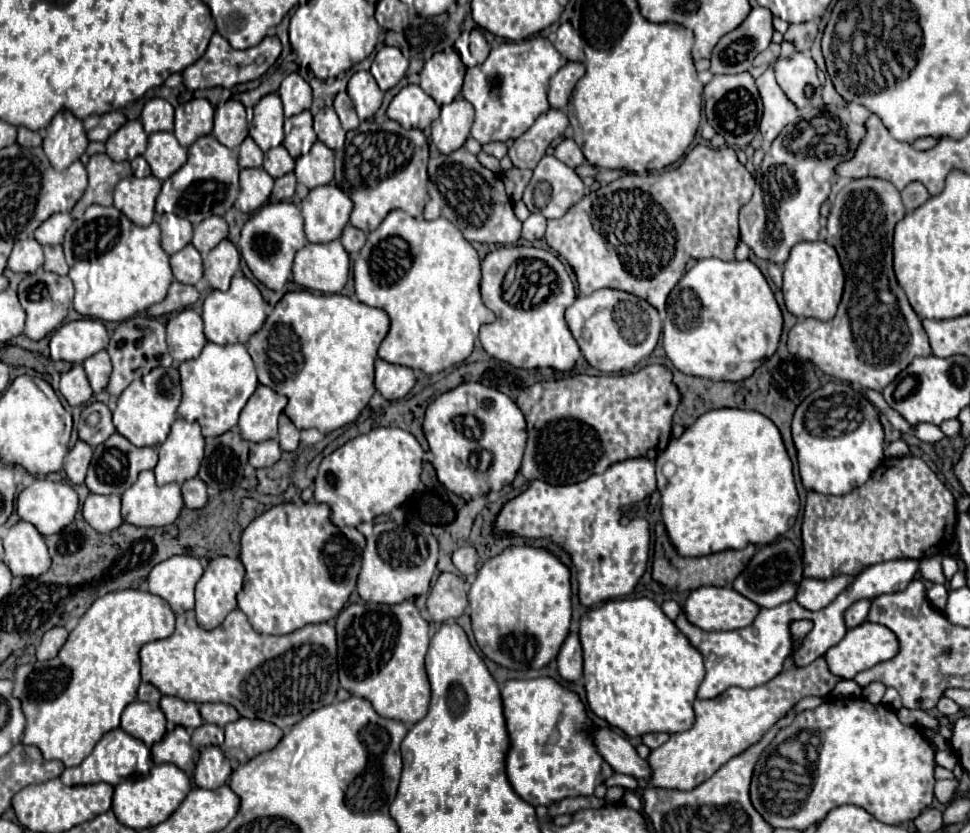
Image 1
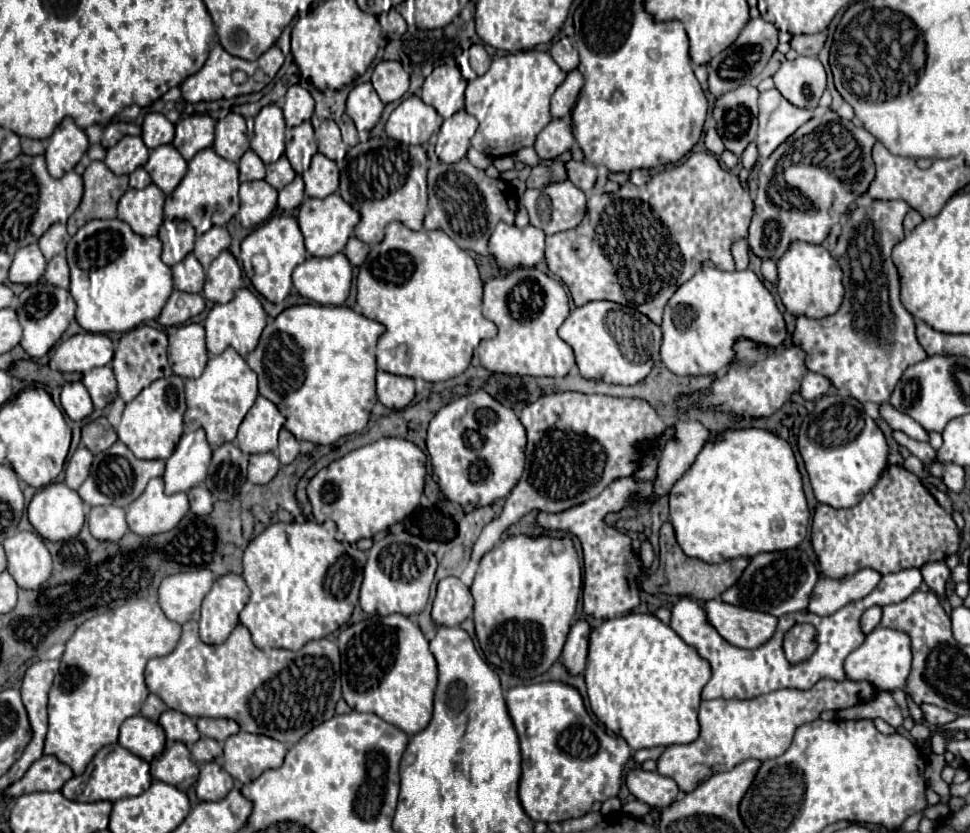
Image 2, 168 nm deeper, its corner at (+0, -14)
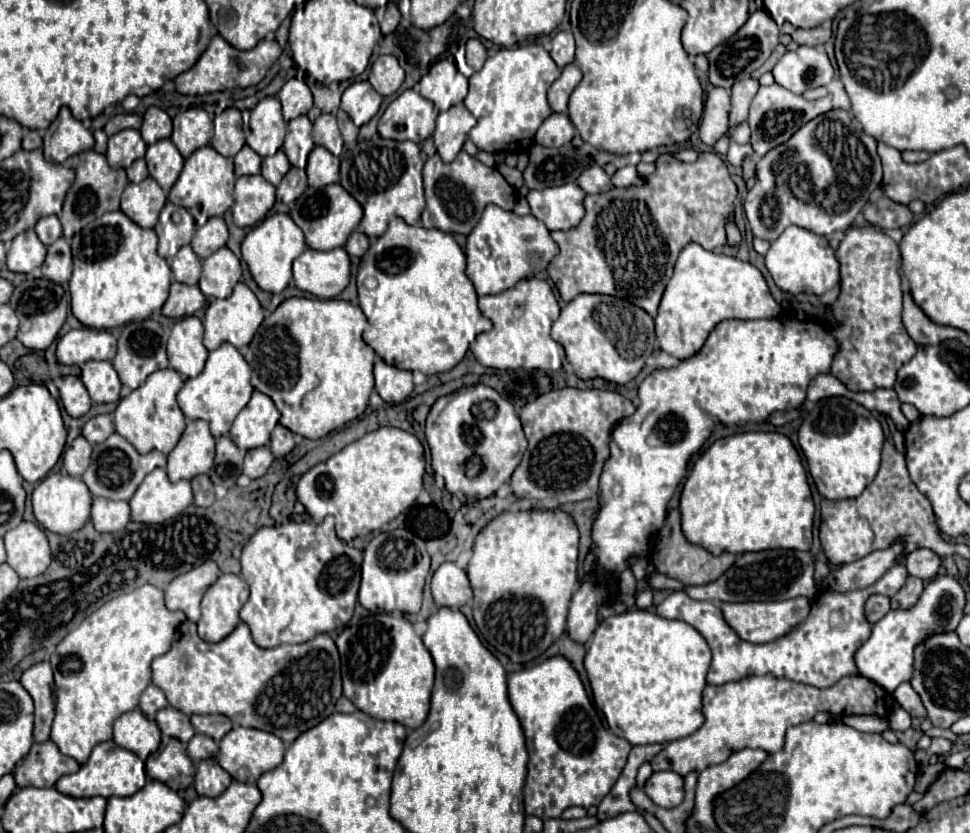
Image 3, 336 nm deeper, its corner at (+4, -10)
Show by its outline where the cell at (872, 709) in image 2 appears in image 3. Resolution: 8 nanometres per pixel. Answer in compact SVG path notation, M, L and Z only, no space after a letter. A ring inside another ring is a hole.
M847 715L843 717L843 723L863 733L883 733L889 729L889 721L875 715Z

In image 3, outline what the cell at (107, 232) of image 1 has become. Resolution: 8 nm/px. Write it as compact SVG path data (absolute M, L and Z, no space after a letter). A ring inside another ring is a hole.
M111 211L83 227L73 239L73 277L69 281L73 315L93 329L121 327L161 311L169 297L171 269L157 255L157 235L133 223L123 211Z

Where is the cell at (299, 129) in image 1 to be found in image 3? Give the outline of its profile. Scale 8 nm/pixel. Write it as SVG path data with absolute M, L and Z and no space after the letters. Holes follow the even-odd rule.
M301 115L287 123L287 137L283 151L287 153L287 159L293 167L299 167L307 161L309 151L313 149L313 135L311 135L311 121L307 115Z

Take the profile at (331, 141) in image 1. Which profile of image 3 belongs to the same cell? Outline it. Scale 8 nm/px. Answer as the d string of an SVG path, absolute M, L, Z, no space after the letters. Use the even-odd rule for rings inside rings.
M319 115L313 123L313 139L315 145L329 149L333 155L339 155L343 149L343 139L337 127L335 115Z

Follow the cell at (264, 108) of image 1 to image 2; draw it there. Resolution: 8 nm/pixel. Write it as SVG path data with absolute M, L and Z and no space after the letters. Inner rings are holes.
M267 105L255 117L255 135L251 149L265 165L277 161L285 151L285 119L277 105Z

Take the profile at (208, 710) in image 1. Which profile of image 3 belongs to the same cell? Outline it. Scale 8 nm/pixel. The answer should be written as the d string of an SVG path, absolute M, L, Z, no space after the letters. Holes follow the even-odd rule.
M191 715L191 725L195 727L195 733L209 735L215 743L219 743L233 727L225 715Z

